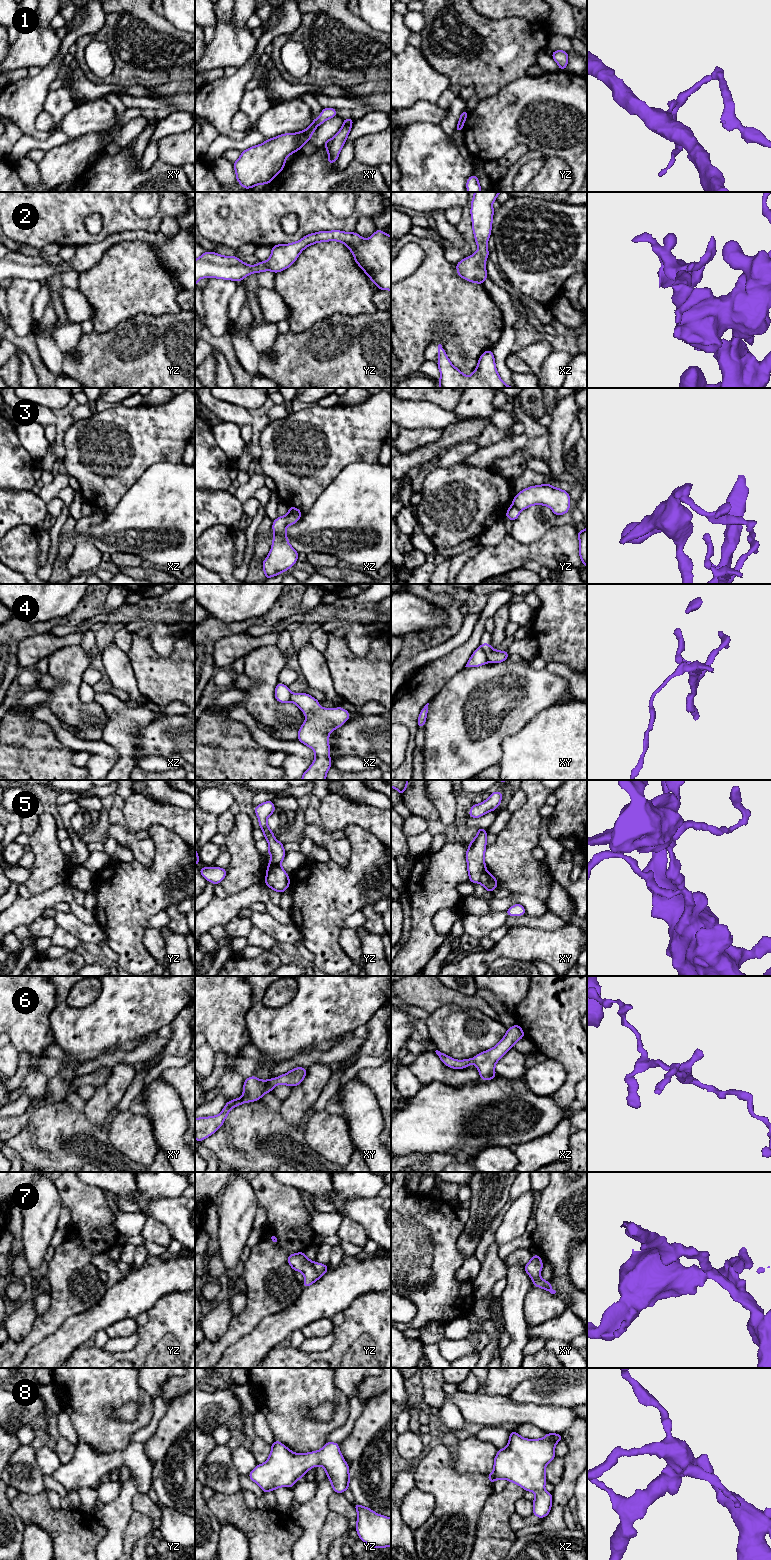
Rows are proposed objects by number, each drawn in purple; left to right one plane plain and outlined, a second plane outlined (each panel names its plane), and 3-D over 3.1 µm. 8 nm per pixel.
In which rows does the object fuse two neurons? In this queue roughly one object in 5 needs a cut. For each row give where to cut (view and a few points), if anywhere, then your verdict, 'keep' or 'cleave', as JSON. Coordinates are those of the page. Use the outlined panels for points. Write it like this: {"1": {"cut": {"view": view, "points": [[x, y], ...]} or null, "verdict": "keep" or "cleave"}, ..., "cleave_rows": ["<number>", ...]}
{"1": {"cut": {"view": "xy", "points": [[312, 122], [316, 126]]}, "verdict": "cleave"}, "2": {"cut": null, "verdict": "keep"}, "3": {"cut": {"view": "xz", "points": [[300, 513], [289, 513], [287, 515]]}, "verdict": "cleave"}, "4": {"cut": {"view": "xy", "points": [[480, 646], [488, 661]]}, "verdict": "cleave"}, "5": {"cut": {"view": "xy", "points": [[486, 869], [483, 871], [478, 882]]}, "verdict": "cleave"}, "6": {"cut": null, "verdict": "keep"}, "7": {"cut": null, "verdict": "keep"}, "8": {"cut": null, "verdict": "keep"}, "cleave_rows": ["1", "3", "4", "5"]}

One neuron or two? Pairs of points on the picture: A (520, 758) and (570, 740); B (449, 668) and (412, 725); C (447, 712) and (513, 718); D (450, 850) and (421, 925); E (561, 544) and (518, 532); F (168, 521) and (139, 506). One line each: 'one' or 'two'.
A: one
B: one
C: one
D: one
E: two
F: one

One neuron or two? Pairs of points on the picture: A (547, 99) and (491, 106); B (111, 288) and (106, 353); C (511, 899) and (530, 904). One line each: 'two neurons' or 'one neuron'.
A: one neuron
B: two neurons
C: one neuron

